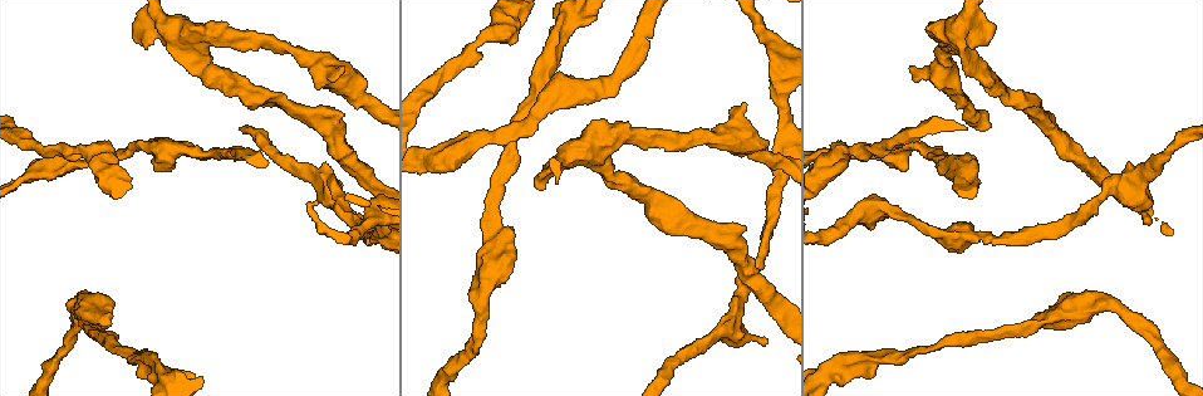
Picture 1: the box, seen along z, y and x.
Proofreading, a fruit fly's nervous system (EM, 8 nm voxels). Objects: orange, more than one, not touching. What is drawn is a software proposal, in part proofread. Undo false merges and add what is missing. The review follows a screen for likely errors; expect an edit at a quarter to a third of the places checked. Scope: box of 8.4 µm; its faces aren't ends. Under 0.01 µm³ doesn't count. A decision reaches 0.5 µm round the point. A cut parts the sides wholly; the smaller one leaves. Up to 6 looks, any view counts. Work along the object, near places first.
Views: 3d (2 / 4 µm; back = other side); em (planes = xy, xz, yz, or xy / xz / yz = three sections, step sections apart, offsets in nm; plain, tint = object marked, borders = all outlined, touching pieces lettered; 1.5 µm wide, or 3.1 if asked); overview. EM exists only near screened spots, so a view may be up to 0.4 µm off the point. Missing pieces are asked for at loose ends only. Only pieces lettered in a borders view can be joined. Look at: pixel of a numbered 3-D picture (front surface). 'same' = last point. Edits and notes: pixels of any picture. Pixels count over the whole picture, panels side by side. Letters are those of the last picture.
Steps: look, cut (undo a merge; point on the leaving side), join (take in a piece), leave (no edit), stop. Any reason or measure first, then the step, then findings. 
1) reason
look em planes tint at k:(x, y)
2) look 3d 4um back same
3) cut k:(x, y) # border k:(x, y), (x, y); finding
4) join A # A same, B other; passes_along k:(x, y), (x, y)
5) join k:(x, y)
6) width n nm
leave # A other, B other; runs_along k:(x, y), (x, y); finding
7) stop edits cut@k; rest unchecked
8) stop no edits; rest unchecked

an open end
look em xy step 8 tint at 1:(542, 188)

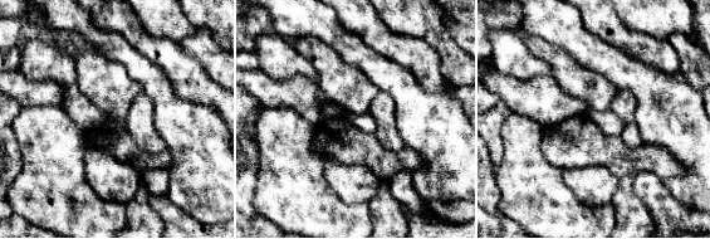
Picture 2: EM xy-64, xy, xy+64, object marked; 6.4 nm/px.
another direction
look em planes borders same

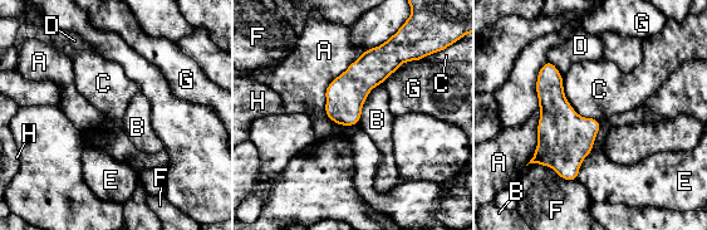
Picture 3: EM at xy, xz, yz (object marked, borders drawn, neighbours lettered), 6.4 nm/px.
leave # A other, B other, C other, D other, E other, F other, G other, H other; border 3:(561, 76), (569, 104), (599, 122); none of them fits

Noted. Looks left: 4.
an open end
look em xy step 8 borders at 1:(362, 216)

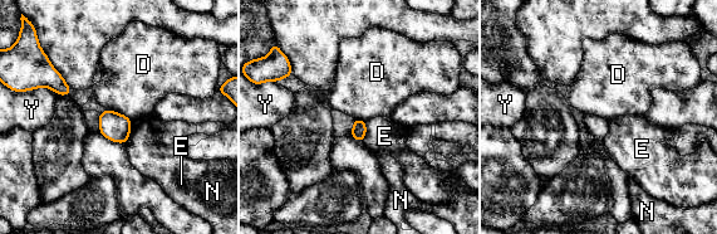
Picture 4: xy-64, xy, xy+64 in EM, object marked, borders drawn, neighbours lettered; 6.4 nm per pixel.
longest_contact Y 190 nm
leave # D other, E other, N other, Y other; no lettered piece goes on from it

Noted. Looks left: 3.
sudden change in width
look em planes borders at 1:(472, 47)

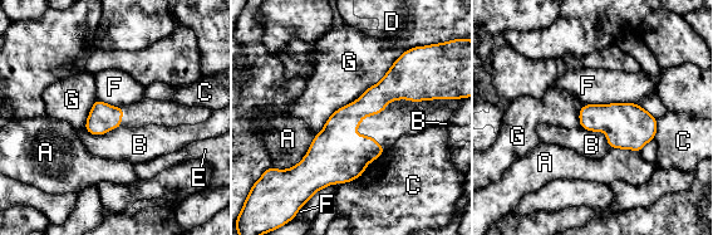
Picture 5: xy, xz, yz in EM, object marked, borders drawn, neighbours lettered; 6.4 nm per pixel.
width 190 nm; longest_contact G 800 nm
leave # A other, B other, C other, D other, E other, F other, G other; one neuron here

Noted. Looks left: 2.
stop no edits; rest unchecked

